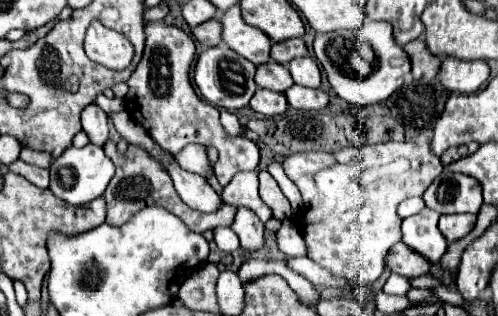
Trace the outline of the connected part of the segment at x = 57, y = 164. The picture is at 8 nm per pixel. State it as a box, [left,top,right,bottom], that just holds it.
[48,144,114,206]

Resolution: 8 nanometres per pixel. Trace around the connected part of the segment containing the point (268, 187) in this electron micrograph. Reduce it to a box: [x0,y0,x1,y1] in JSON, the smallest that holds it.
[258,170,290,220]

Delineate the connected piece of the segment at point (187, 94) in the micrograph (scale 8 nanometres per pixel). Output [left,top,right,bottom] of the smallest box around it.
[124,22,260,186]

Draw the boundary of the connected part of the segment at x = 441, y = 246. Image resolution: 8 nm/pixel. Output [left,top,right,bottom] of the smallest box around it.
[402,208,448,264]

